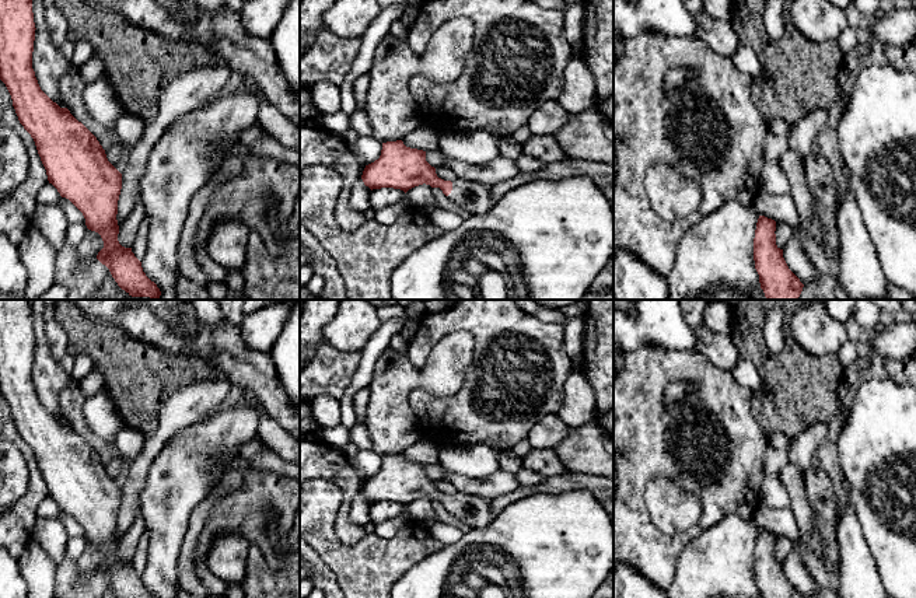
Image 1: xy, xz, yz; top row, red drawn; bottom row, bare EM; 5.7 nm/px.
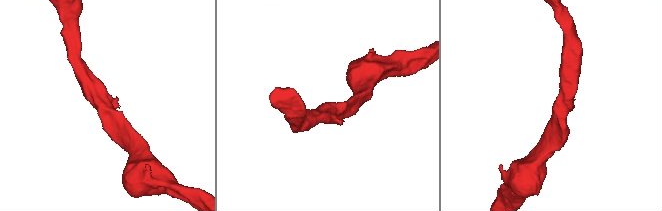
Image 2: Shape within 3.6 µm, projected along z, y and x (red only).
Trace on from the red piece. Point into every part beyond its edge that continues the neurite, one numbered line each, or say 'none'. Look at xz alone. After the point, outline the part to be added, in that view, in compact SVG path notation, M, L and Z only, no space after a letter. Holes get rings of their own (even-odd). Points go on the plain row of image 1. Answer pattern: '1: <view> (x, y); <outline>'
1: xz (476, 511); M566 471L563 475L546 478L536 486L518 486L514 492L500 497L475 497L461 492L452 494L452 504L447 510L459 517L471 528L489 525L511 503L531 494L557 494L574 490L588 490L613 518L613 483L609 479L595 476L592 480L583 473Z

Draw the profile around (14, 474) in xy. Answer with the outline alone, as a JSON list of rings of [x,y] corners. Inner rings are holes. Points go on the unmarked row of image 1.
[[[10,441],[0,443],[0,510],[24,497],[29,471],[21,451]]]

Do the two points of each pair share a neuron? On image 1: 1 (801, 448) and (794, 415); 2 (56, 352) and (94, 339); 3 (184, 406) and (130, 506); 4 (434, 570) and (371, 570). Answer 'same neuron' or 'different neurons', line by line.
1: different neurons
2: different neurons
3: same neuron
4: different neurons

